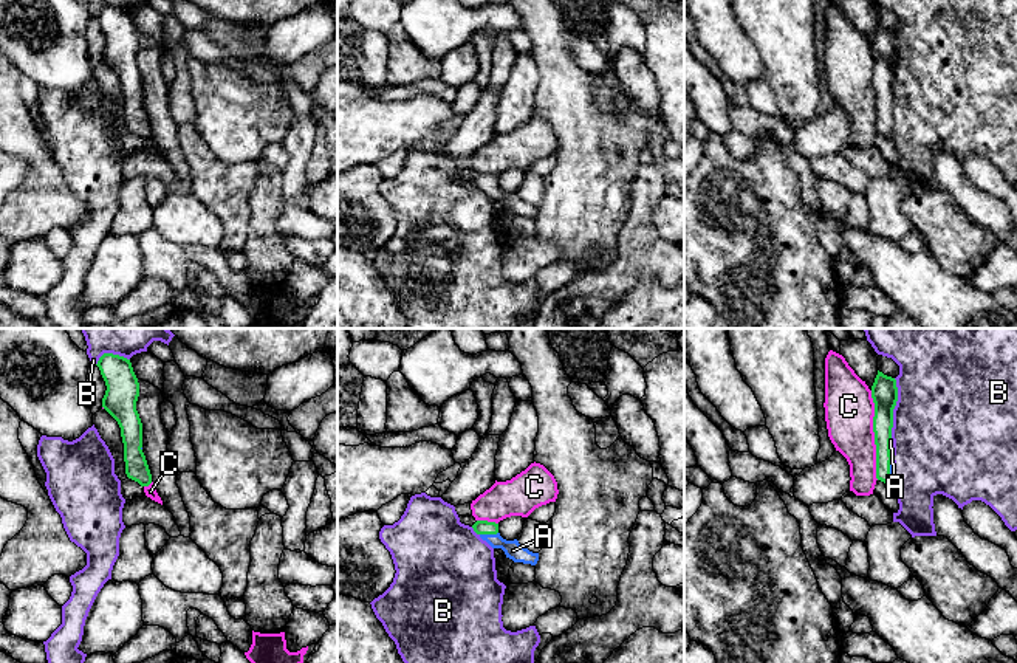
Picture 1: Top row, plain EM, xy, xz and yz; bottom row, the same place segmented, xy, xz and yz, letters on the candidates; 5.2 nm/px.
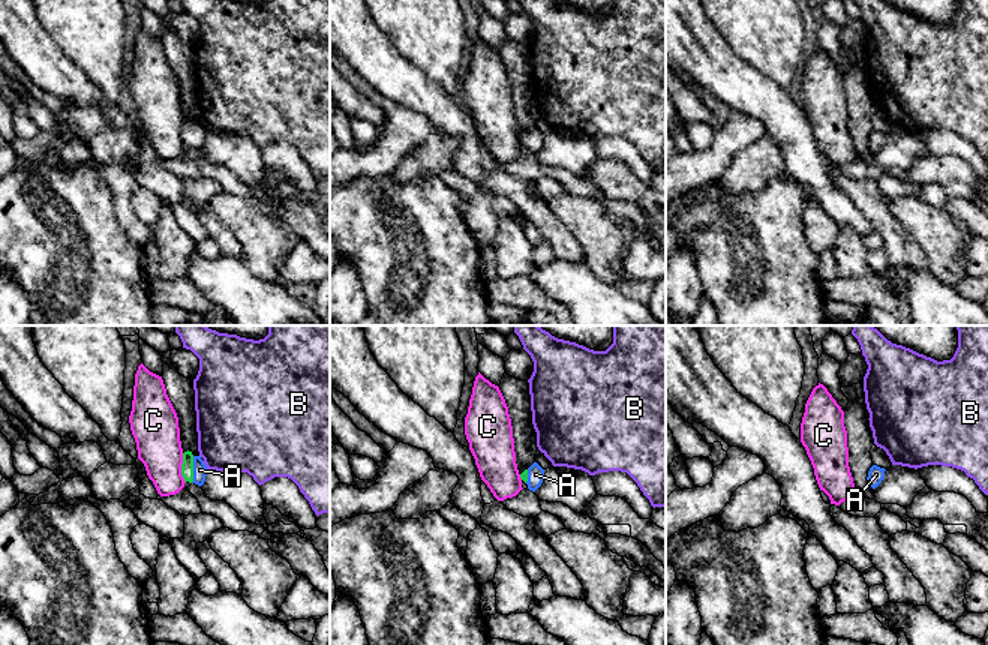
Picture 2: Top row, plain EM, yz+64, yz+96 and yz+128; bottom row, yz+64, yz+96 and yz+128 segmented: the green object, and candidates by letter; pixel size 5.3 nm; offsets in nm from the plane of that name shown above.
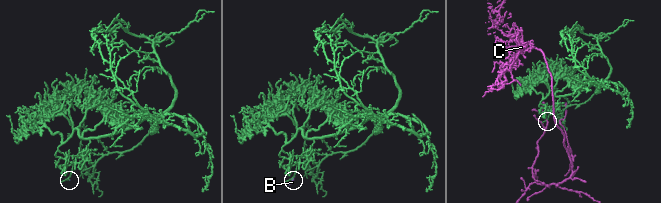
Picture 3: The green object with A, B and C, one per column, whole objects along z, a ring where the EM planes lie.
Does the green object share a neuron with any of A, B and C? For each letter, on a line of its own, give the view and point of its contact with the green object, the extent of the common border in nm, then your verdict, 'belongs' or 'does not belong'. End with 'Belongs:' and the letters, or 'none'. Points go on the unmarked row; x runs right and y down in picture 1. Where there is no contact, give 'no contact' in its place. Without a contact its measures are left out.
A: xz (488, 186) | 100 nm | belongs
B: yz (893, 61) | 320 nm | does not belong
C: yz (875, 89) | 460 nm | does not belong
Belongs: A

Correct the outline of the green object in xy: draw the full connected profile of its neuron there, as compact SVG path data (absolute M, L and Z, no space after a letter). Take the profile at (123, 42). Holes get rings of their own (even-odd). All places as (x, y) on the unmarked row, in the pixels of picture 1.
M104 6L98 17L107 43L102 60L118 74L124 96L125 127L141 139L152 136L152 127L142 105L142 76L136 64L139 36L130 12Z

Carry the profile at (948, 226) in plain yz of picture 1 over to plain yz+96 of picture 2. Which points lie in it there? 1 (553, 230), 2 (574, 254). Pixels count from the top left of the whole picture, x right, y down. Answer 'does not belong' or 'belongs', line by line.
1: does not belong
2: does not belong

